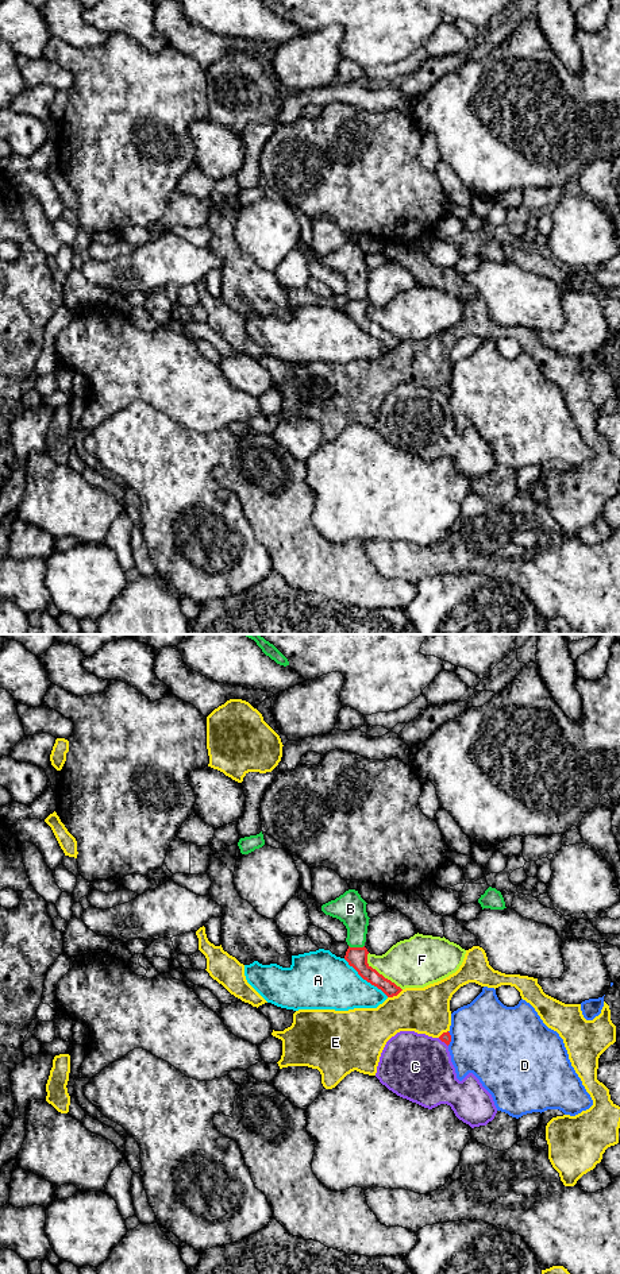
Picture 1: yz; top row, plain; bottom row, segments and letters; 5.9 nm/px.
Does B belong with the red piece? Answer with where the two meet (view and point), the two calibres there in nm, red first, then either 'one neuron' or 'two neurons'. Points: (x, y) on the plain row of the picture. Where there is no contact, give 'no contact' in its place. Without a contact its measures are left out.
yz (357, 300) | 130/190 nm | two neurons

